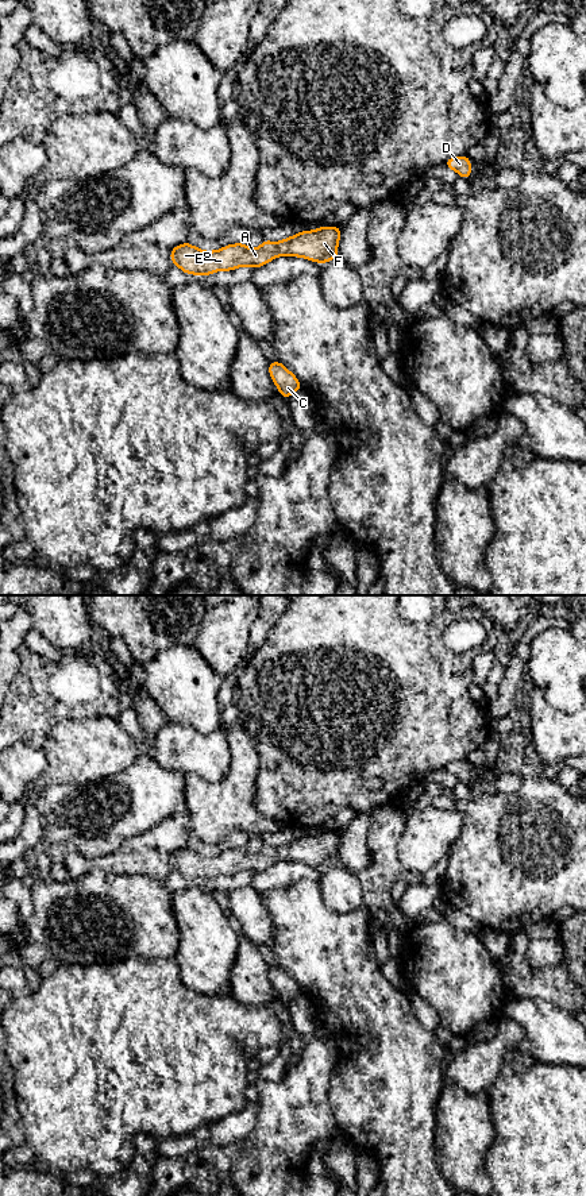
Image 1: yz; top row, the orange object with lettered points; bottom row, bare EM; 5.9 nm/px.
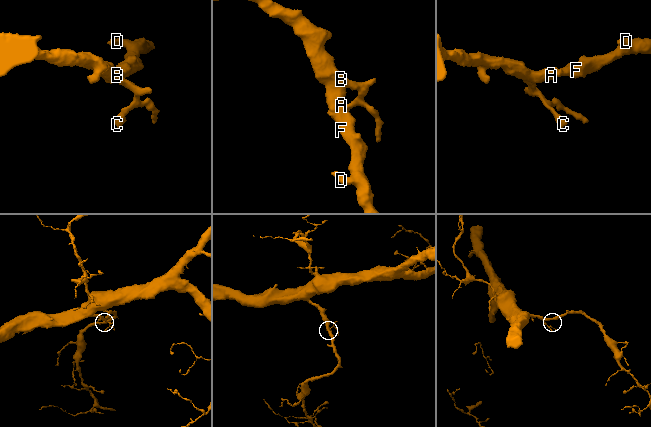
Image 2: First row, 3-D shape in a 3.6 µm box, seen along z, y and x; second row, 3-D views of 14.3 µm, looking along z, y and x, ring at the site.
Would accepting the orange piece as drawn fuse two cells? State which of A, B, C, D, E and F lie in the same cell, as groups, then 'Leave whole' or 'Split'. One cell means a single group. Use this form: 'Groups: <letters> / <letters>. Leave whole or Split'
Groups: A B C D E F. Leave whole

